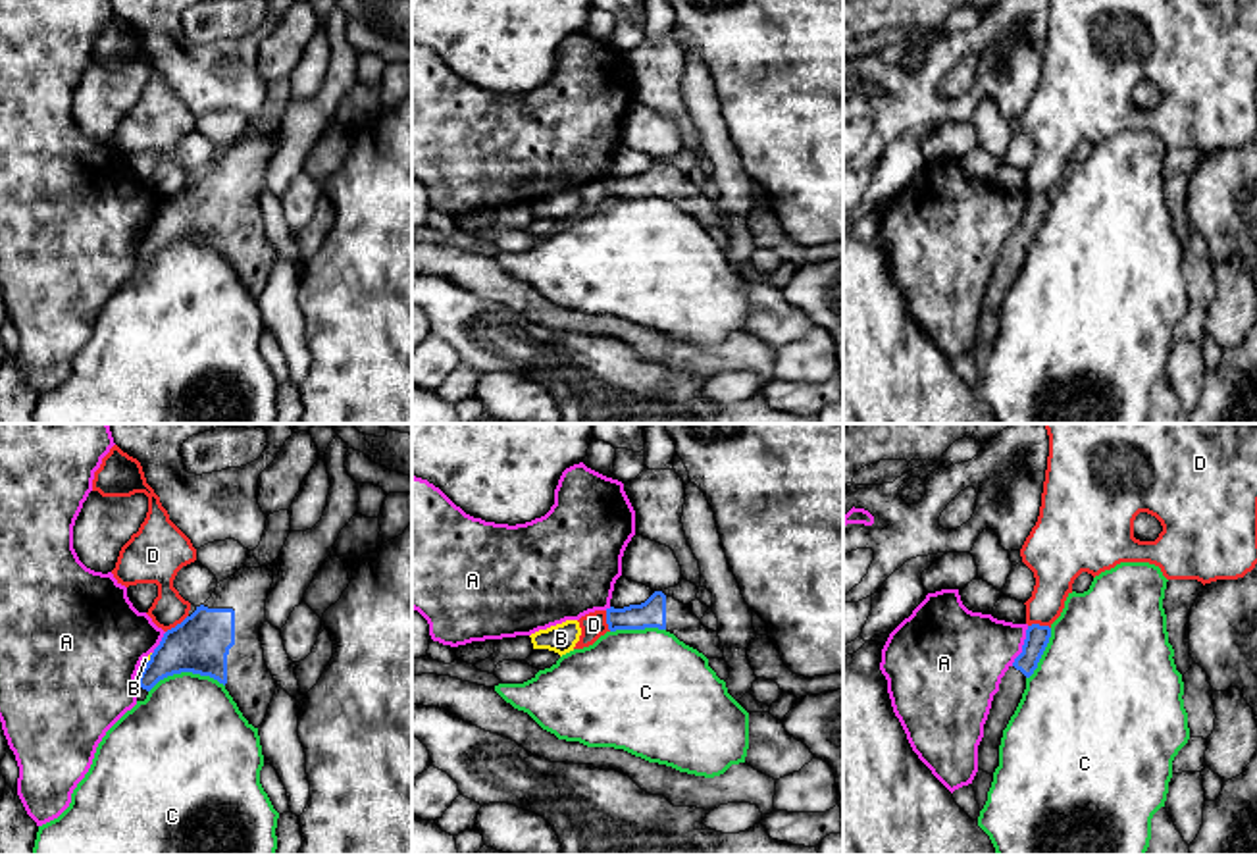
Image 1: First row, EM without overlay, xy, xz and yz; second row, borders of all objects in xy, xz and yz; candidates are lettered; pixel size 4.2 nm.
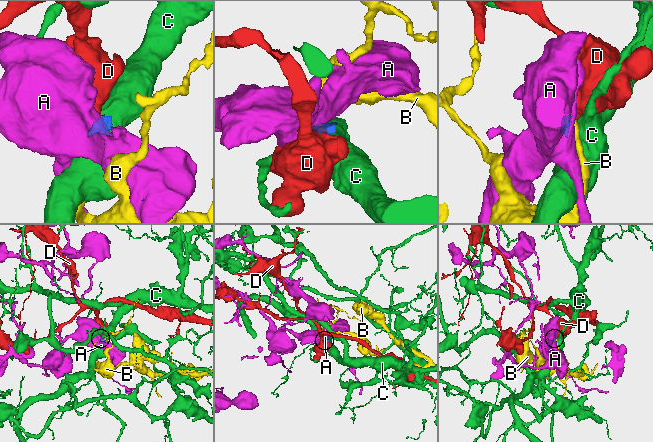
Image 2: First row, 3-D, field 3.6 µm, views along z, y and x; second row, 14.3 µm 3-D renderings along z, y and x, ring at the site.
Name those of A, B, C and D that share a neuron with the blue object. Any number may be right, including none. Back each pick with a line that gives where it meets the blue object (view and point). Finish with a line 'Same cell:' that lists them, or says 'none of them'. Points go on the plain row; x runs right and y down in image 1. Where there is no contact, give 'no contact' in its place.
Same cell: none of them

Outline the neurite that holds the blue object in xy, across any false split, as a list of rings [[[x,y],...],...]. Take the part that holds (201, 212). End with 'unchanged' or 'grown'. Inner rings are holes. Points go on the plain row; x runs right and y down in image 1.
[[[279,125],[260,137],[243,135],[218,152],[212,166],[167,198],[139,245],[137,270],[164,246],[192,241],[225,254],[243,285],[258,297],[275,262],[260,196]]]; grown

